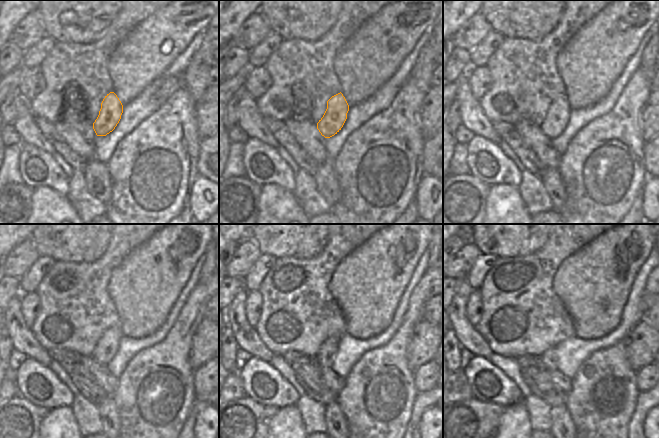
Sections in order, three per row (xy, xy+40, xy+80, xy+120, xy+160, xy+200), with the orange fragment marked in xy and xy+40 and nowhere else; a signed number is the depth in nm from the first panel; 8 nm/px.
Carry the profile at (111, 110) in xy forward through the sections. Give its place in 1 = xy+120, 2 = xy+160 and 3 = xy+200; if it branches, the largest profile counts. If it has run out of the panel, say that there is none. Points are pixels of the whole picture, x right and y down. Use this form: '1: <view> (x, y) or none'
1: xy+120 (106, 348)
2: xy+160 (326, 355)
3: xy+200 (549, 358)

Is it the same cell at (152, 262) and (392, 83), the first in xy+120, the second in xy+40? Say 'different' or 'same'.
different

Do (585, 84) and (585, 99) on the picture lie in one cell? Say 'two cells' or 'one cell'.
one cell

